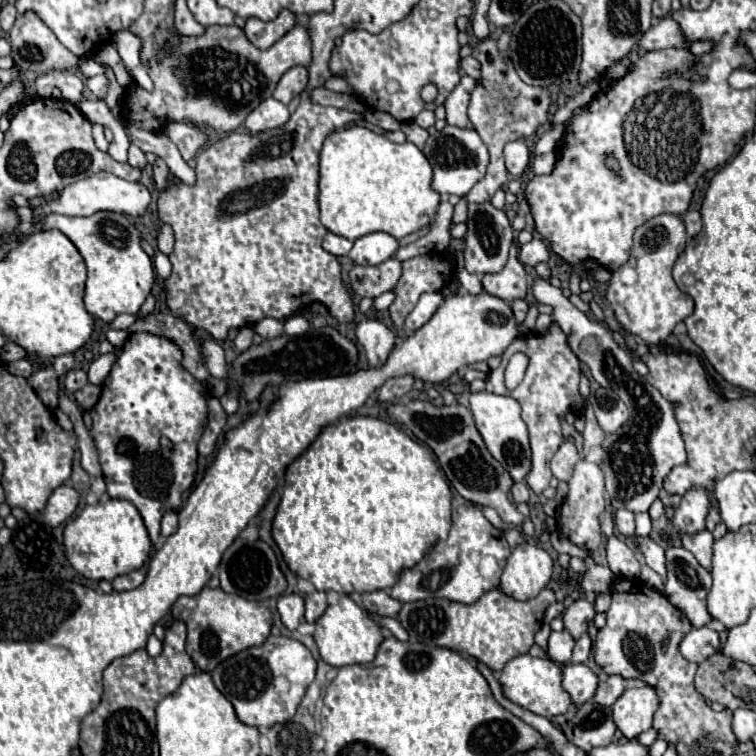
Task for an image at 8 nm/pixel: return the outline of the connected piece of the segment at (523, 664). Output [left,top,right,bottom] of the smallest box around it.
[499,654,571,716]

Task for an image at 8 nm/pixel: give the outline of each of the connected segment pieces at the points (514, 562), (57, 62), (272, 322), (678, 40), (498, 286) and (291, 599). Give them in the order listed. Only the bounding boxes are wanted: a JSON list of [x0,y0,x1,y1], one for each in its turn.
[[501,542,551,600],[9,12,79,72],[253,318,283,338],[637,16,683,50],[483,256,527,302],[277,594,305,630]]

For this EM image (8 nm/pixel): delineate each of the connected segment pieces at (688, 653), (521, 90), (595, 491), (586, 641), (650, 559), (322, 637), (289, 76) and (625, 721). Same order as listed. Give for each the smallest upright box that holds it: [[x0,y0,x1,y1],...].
[[679,626,721,664],[465,38,549,204],[557,460,605,552],[571,634,591,662],[633,536,667,580],[313,596,383,666],[273,66,307,104],[613,686,659,738]]

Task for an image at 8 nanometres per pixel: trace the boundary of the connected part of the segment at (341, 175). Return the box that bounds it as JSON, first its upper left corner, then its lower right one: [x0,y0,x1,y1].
[319,126,439,240]

